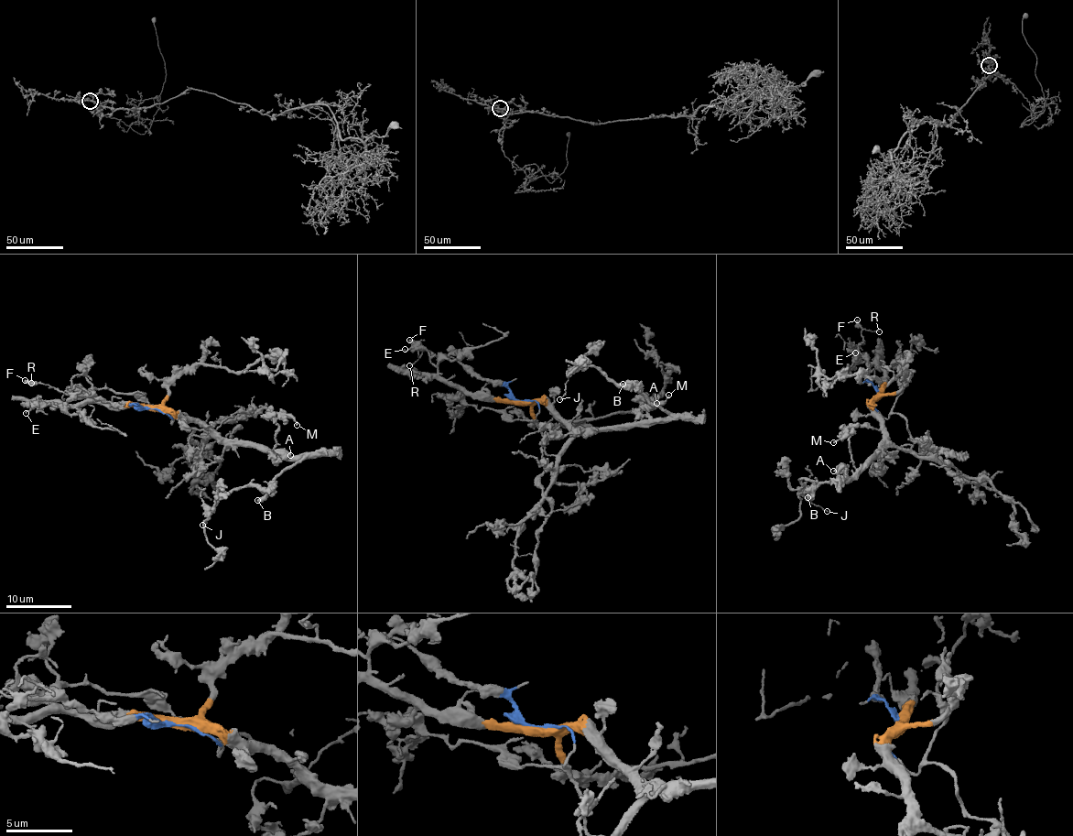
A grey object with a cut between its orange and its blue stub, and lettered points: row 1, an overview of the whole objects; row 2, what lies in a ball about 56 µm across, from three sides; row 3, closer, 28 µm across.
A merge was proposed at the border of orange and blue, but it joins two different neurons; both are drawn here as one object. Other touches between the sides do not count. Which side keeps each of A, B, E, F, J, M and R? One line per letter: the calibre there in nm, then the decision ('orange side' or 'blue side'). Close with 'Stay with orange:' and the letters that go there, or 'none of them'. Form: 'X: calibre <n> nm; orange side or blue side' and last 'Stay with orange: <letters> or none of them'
A: calibre 280 nm; orange side
B: calibre 480 nm; orange side
E: calibre 160 nm; orange side
F: calibre 440 nm; blue side
J: calibre 120 nm; orange side
M: calibre 190 nm; orange side
R: calibre 110 nm; blue side
Stay with orange: A, B, E, J, M

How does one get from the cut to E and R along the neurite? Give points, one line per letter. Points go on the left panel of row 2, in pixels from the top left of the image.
E: (152, 408), (92, 403), (34, 406), (26, 414)
R: (152, 408), (103, 401), (32, 383)

